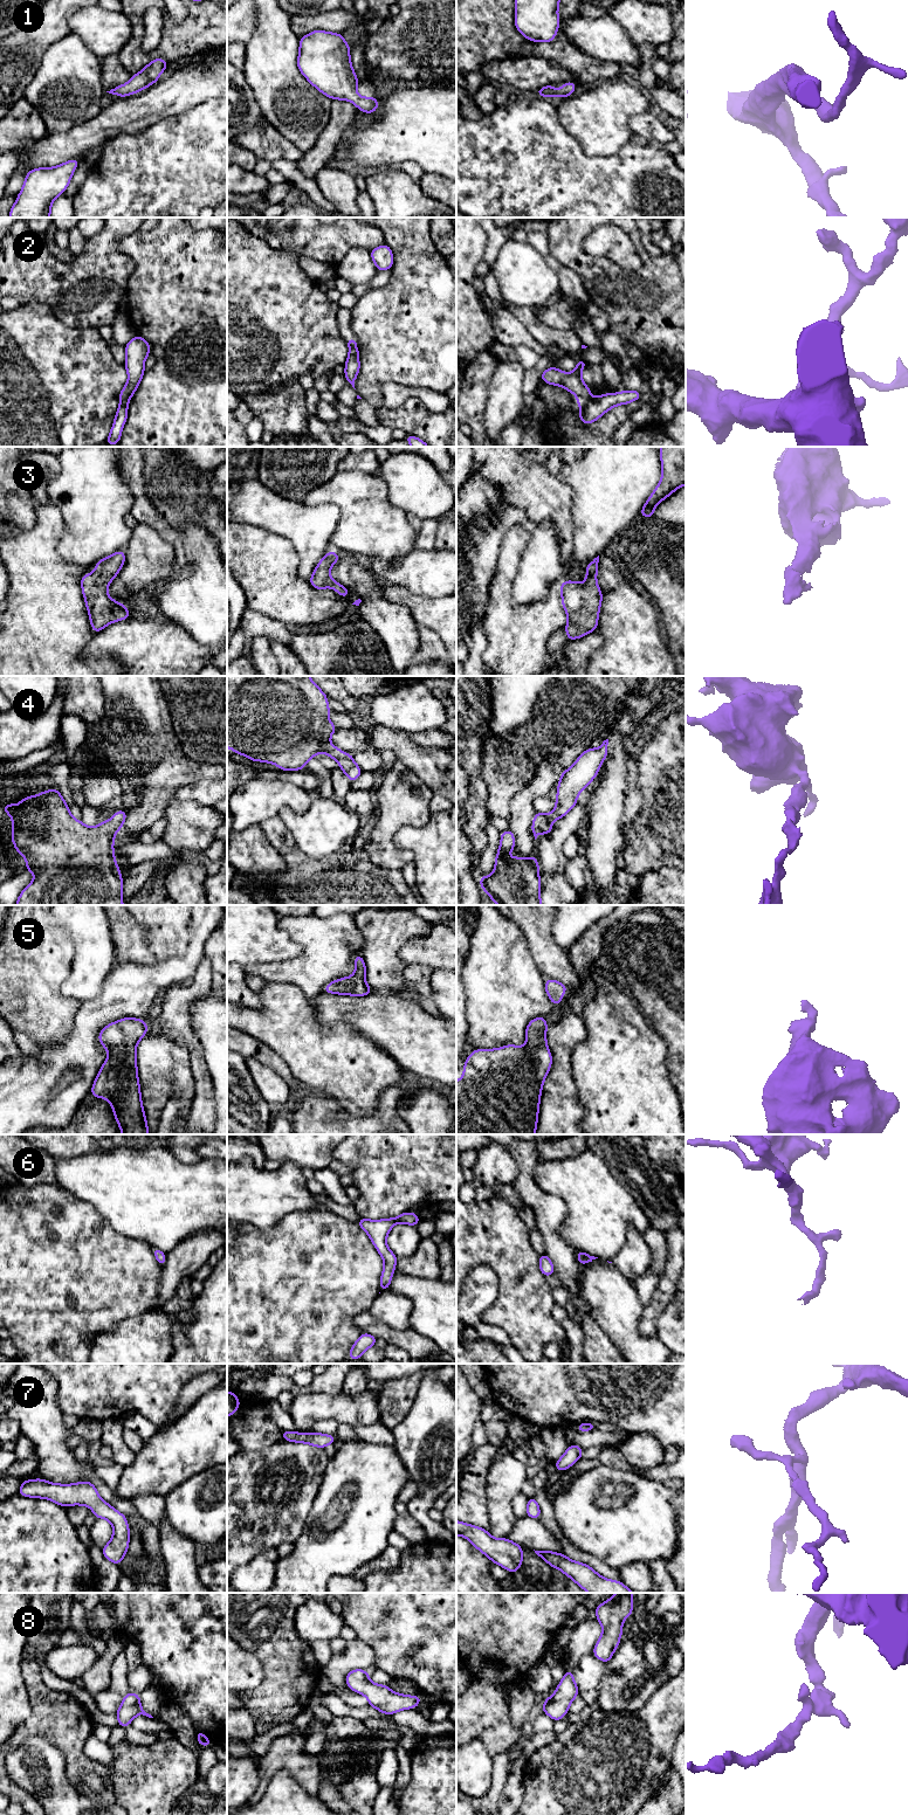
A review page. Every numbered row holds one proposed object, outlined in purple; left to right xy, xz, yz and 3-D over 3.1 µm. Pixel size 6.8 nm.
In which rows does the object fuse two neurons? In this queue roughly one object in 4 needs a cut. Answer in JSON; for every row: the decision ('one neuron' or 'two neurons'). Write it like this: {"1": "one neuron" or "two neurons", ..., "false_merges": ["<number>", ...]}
{"1": "one neuron", "2": "two neurons", "3": "one neuron", "4": "one neuron", "5": "one neuron", "6": "one neuron", "7": "one neuron", "8": "one neuron", "false_merges": ["2"]}

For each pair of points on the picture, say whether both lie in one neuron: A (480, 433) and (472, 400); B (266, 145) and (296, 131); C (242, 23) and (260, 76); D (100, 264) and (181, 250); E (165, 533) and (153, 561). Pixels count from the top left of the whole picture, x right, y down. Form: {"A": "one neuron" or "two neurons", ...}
{"A": "one neuron", "B": "two neurons", "C": "two neurons", "D": "two neurons", "E": "two neurons"}

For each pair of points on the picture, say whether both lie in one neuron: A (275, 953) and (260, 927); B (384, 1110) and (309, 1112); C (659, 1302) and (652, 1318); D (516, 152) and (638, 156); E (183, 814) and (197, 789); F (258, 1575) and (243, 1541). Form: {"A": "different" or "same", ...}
{"A": "same", "B": "same", "C": "same", "D": "same", "E": "different", "F": "different"}

